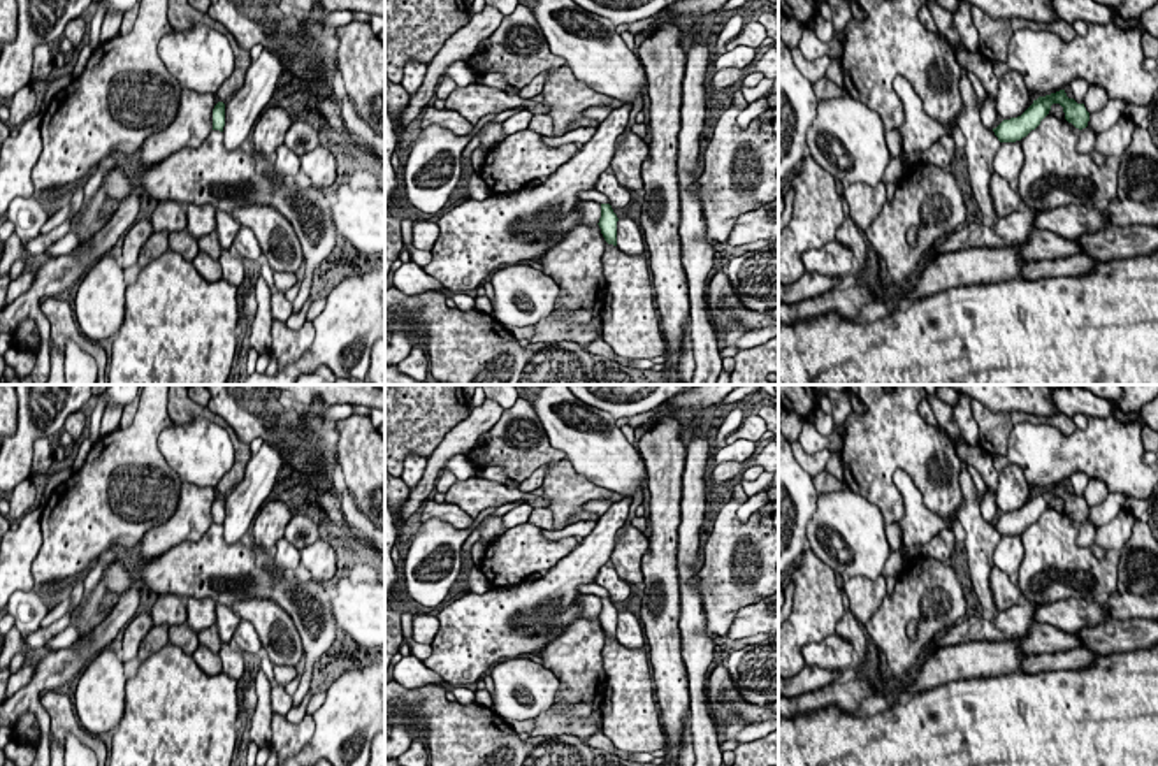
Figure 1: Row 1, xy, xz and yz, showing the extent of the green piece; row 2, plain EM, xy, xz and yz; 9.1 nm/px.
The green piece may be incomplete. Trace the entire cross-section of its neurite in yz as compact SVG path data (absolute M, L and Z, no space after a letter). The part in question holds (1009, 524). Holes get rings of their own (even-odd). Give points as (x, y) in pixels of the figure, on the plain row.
M1060 483L1033 494L1021 509L1003 513L996 522L993 522L995 529L1000 536L1021 534L1040 518L1040 515L1049 508L1053 497L1060 497L1063 501L1065 513L1075 522L1082 524L1088 520L1089 506L1084 497L1077 497L1074 492L1067 490L1065 483Z

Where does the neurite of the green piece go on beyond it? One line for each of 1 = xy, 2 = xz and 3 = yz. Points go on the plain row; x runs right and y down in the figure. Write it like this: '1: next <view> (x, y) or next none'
1: next none
2: next none
3: next none

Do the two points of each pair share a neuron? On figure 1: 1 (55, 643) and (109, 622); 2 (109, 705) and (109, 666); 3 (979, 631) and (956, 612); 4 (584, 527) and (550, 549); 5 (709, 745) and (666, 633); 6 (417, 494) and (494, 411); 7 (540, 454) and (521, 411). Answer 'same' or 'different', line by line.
1: different
2: same
3: different
4: different
5: different
6: same
7: same

